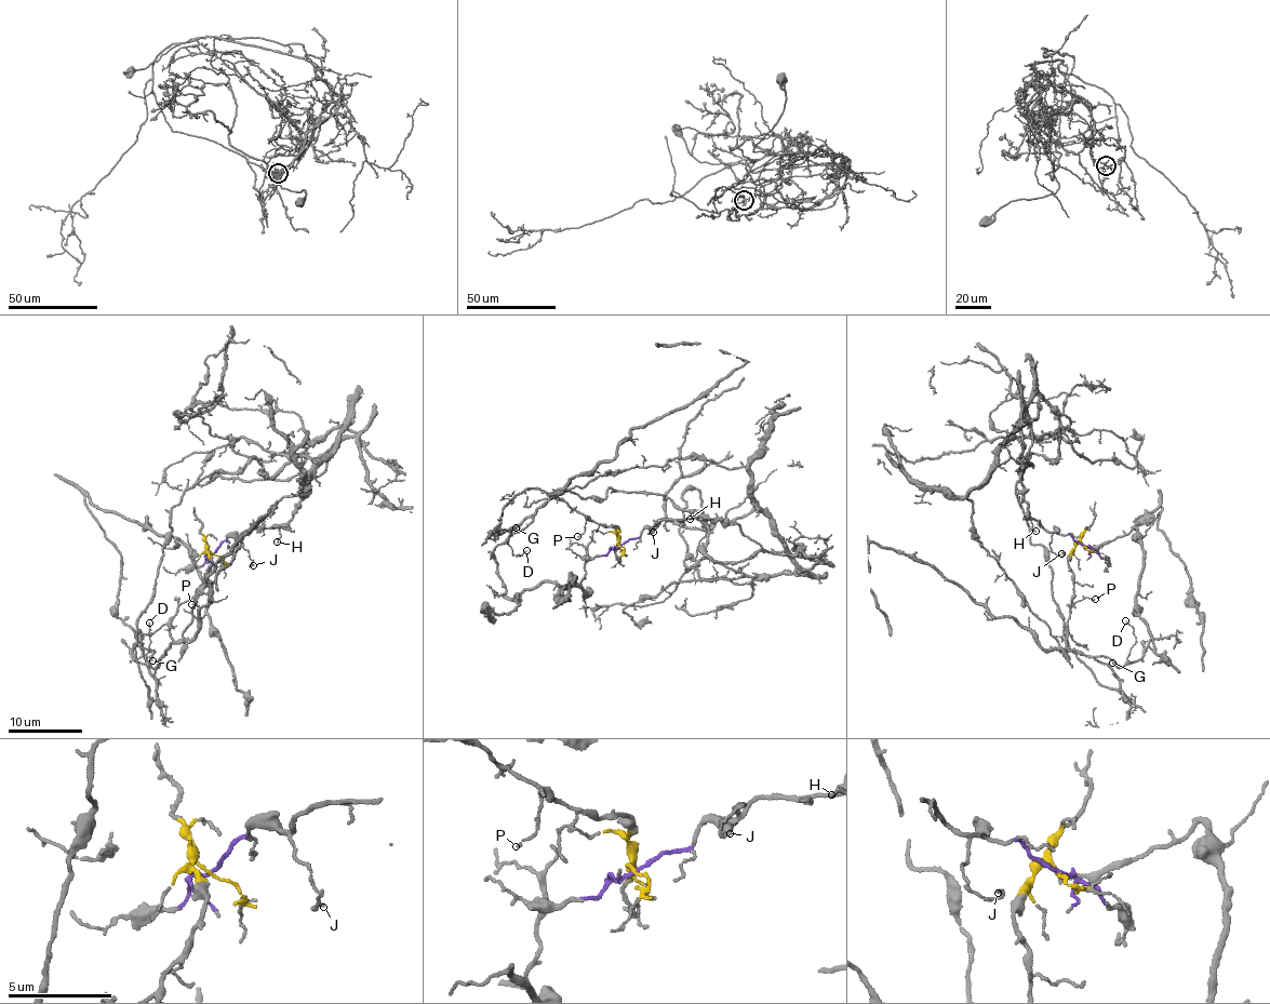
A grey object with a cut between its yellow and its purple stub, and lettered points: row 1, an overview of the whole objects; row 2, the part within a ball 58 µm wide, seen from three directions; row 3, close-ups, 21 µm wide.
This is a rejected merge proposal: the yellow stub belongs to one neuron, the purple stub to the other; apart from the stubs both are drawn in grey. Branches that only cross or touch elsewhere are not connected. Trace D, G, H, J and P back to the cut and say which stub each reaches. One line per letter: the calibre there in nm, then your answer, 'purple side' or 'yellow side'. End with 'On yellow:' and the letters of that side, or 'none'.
D: 90 nm | yellow side
G: 100 nm | yellow side
H: 120 nm | purple side
J: 130 nm | purple side
P: 110 nm | yellow side
On yellow: D, G, P

